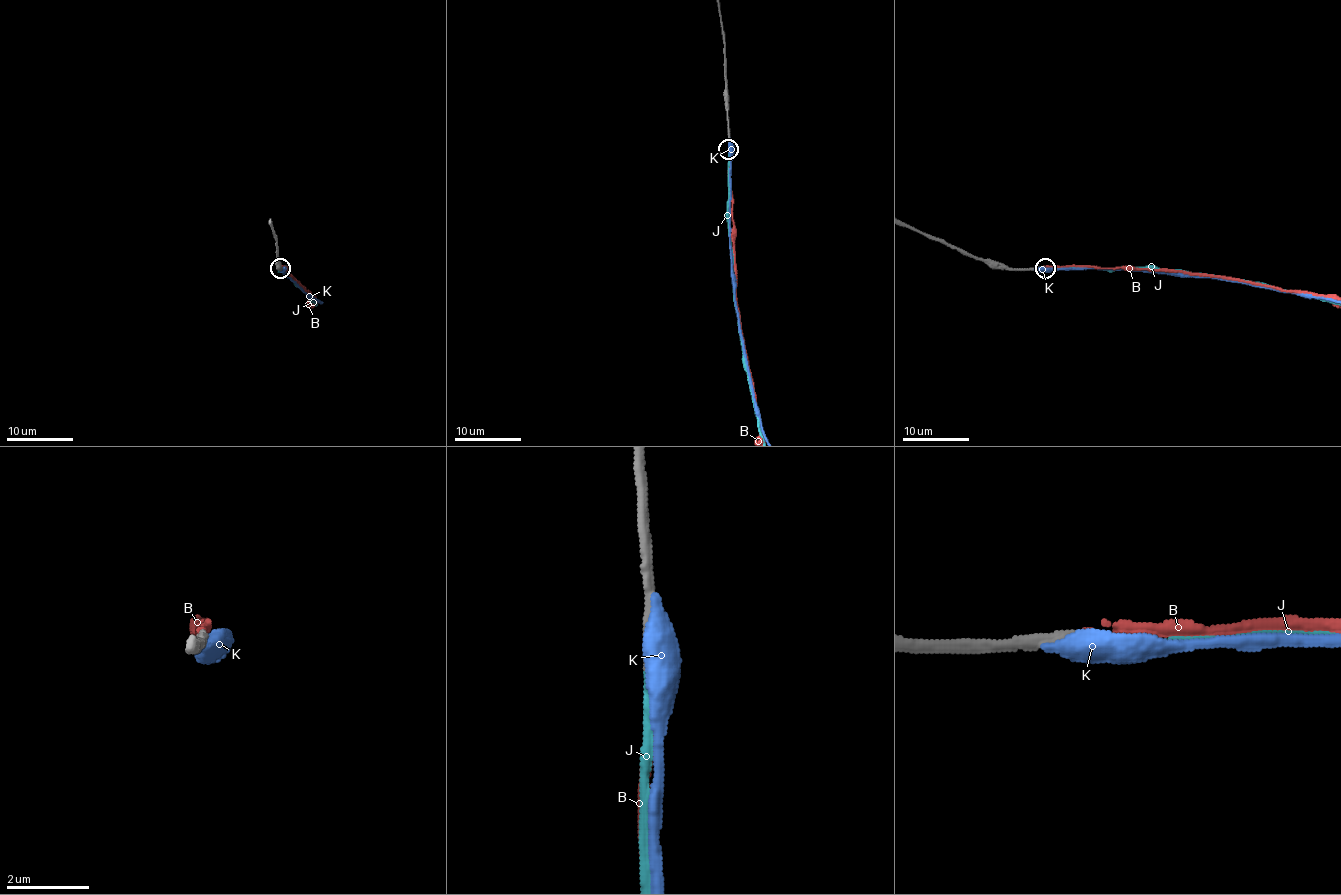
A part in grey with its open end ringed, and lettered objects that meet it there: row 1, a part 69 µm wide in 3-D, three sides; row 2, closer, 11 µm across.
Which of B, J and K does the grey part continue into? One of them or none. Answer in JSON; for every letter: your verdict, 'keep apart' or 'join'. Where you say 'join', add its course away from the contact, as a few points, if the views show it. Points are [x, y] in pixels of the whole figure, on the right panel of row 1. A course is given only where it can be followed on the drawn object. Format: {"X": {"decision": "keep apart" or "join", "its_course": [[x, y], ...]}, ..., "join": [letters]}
{"B": {"decision": "keep apart"}, "J": {"decision": "join"}, "K": {"decision": "keep apart"}, "join": ["J"]}

